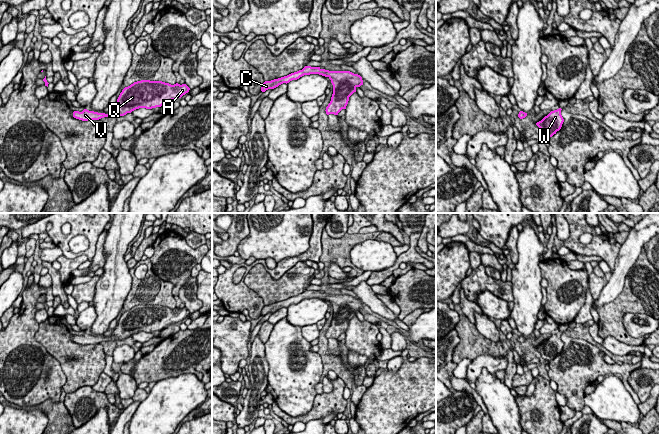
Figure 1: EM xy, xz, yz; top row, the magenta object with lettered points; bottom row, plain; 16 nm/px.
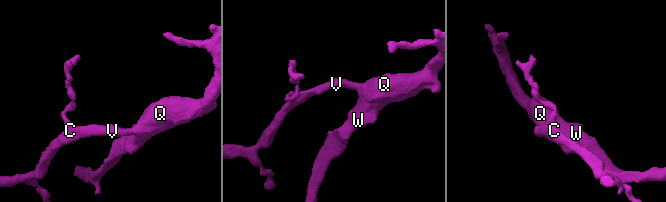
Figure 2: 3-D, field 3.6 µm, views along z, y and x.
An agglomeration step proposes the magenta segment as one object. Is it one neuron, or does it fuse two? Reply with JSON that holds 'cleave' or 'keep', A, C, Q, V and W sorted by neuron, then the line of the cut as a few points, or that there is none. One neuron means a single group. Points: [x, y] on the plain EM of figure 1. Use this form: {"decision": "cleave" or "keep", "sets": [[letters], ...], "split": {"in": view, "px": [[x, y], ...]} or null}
{"decision": "keep", "sets": [["A", "C", "Q", "V", "W"]], "split": null}

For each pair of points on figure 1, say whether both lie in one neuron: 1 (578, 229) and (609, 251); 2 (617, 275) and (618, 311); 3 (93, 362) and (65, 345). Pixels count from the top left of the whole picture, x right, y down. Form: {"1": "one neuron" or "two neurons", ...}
{"1": "one neuron", "2": "two neurons", "3": "one neuron"}

